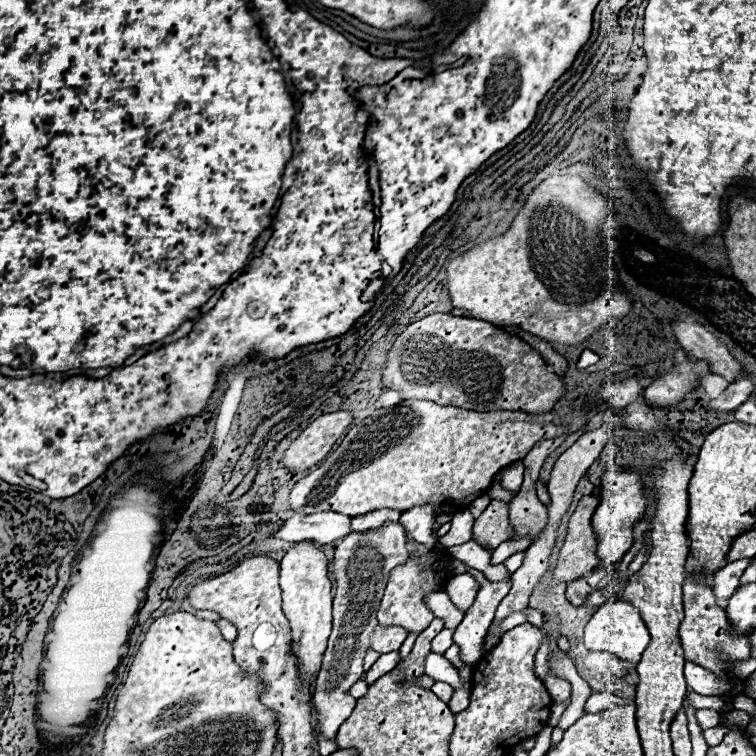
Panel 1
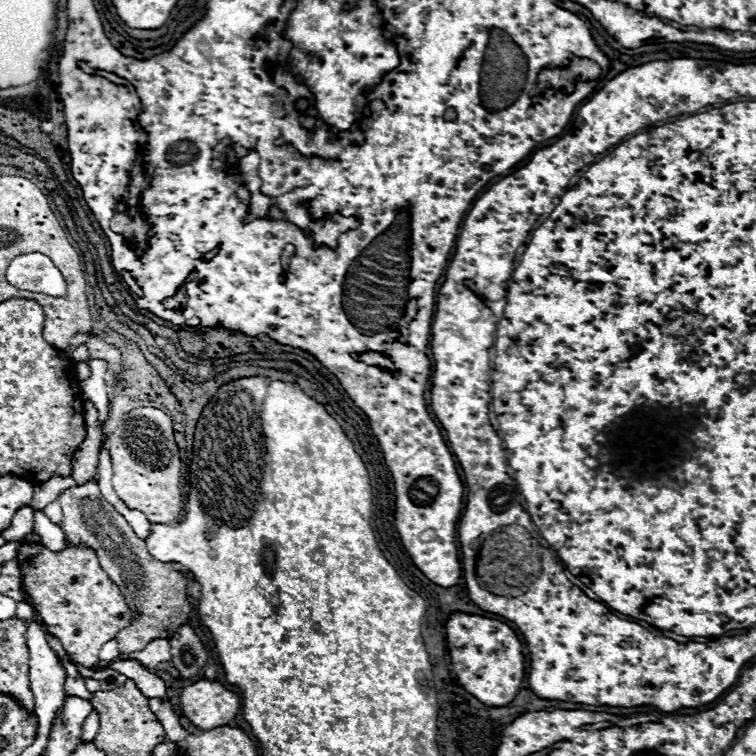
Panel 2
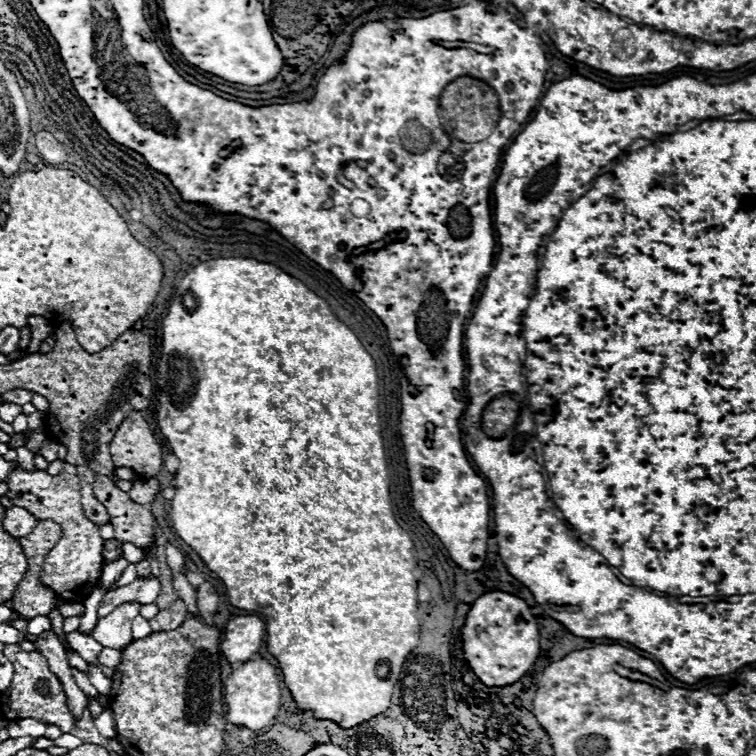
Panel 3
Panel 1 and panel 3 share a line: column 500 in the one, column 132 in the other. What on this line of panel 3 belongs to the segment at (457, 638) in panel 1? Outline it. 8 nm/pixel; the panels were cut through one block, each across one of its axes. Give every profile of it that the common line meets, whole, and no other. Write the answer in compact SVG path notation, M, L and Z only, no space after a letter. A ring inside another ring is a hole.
M154 574L148 578L136 578L132 584L108 592L100 602L98 616L108 616L108 612L112 612L112 608L116 608L118 604L132 602L132 600L140 604L150 604L156 600L158 592L160 592L160 580Z

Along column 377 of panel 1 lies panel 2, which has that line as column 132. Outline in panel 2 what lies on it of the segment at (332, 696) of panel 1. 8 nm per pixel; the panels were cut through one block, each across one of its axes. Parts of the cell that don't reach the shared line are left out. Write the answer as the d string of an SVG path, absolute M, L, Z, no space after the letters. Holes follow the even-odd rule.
M94 480L62 492L58 504L64 512L62 530L68 542L92 548L108 578L118 584L120 592L124 592L128 608L140 614L132 620L128 628L122 628L114 638L122 654L142 650L154 638L170 638L182 624L188 622L190 602L186 592L186 578L178 570L174 570L170 562L158 562L148 554L146 542L138 538L130 524L124 520L124 516L118 514L102 498Z

